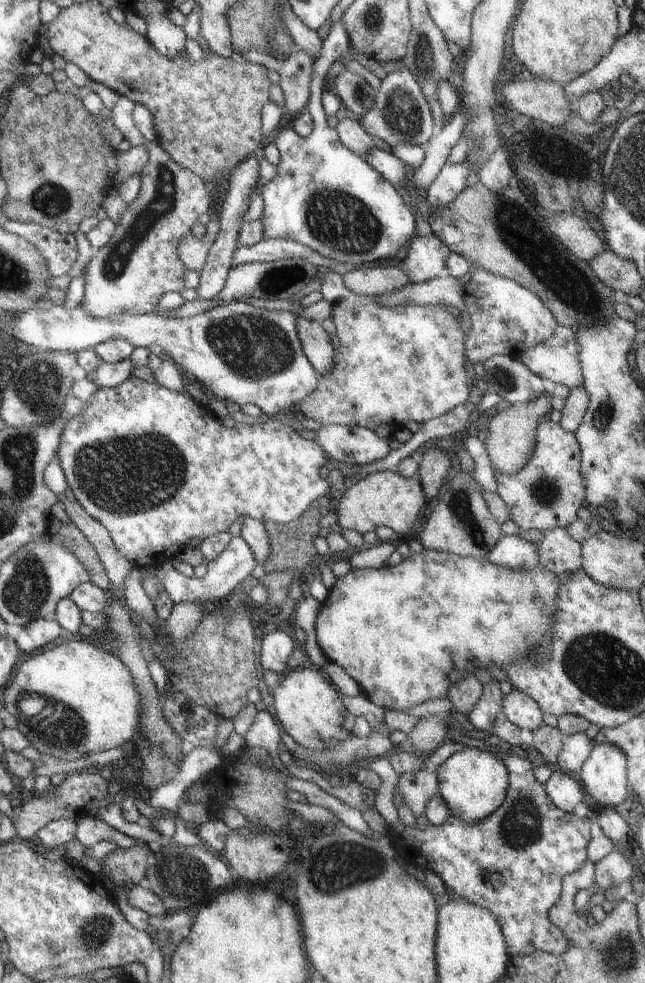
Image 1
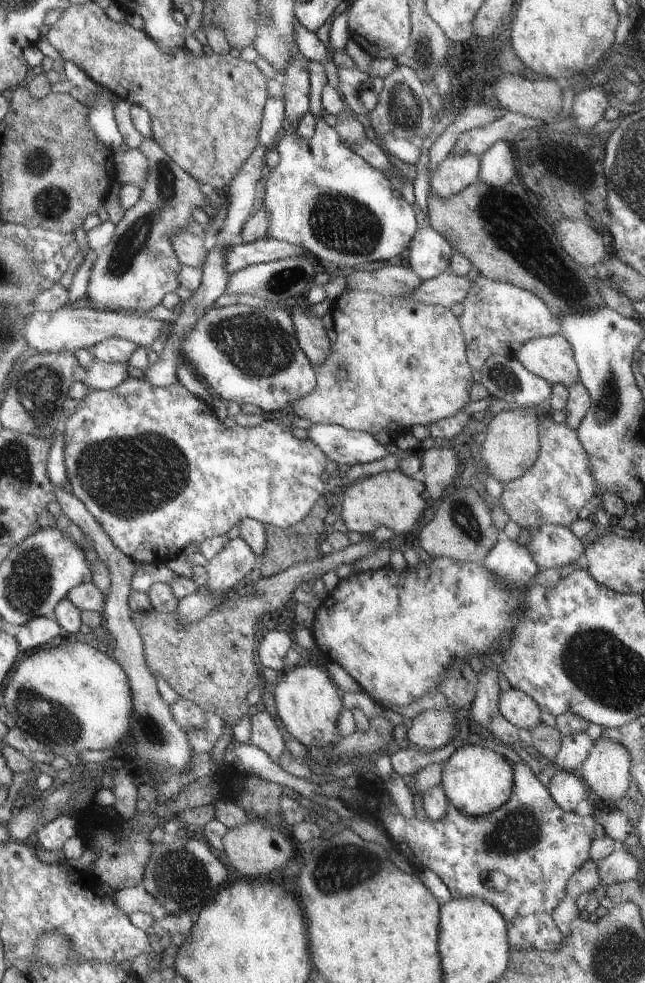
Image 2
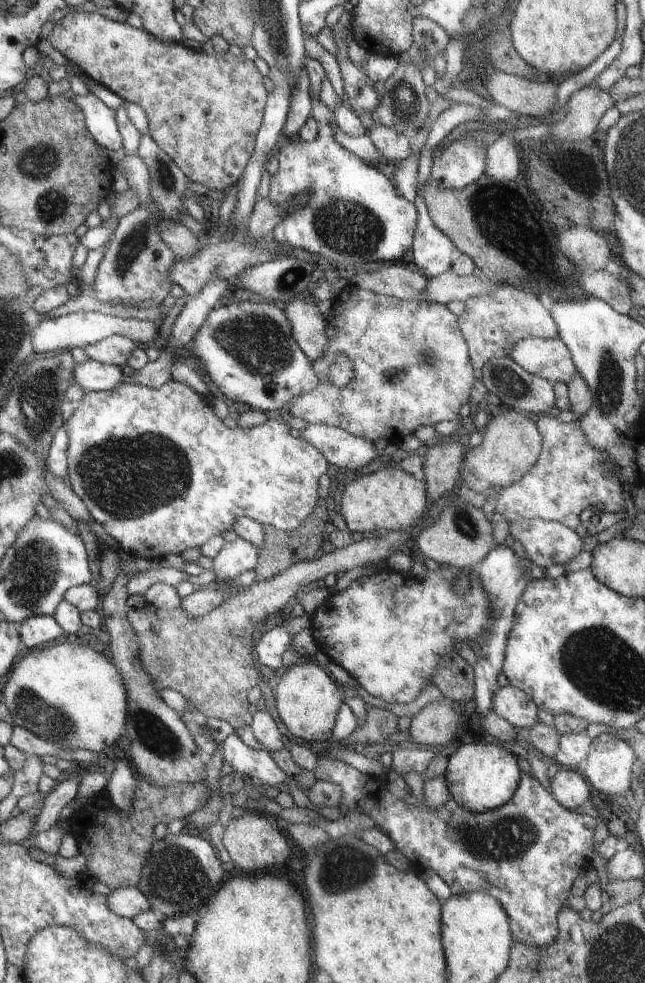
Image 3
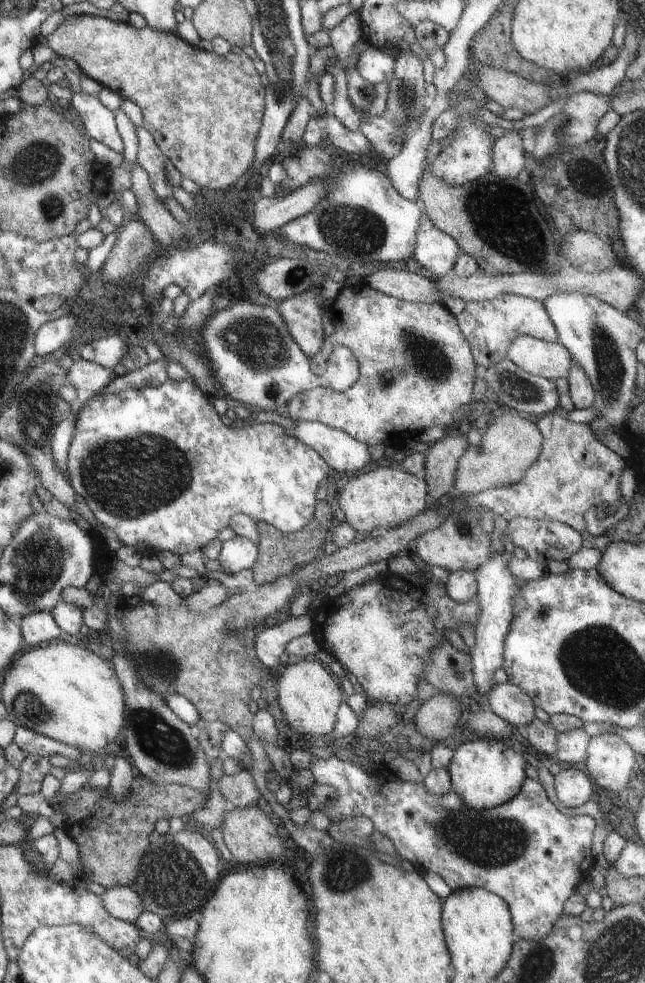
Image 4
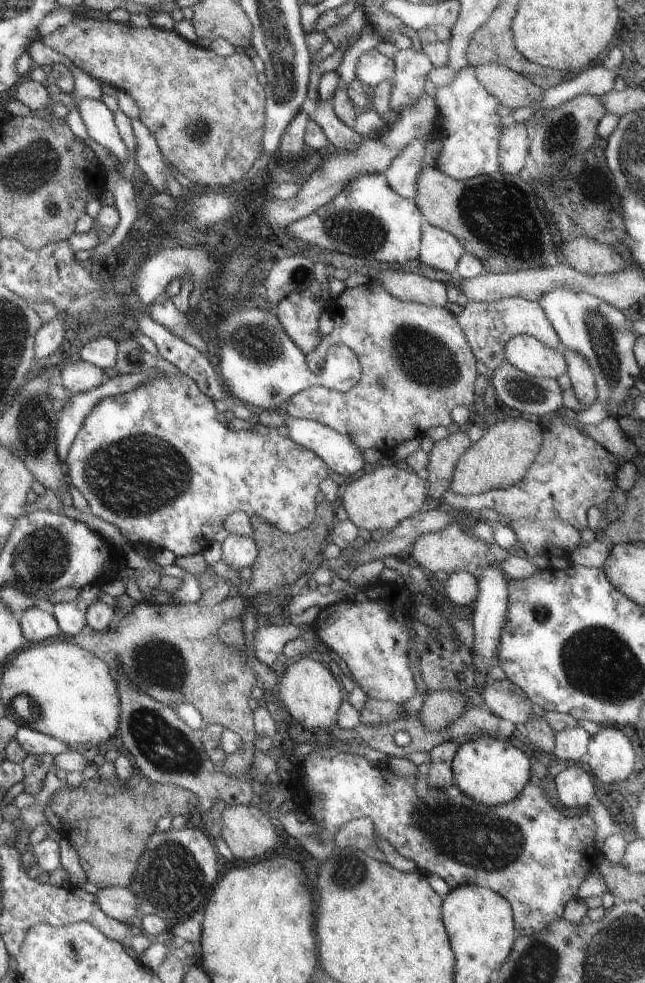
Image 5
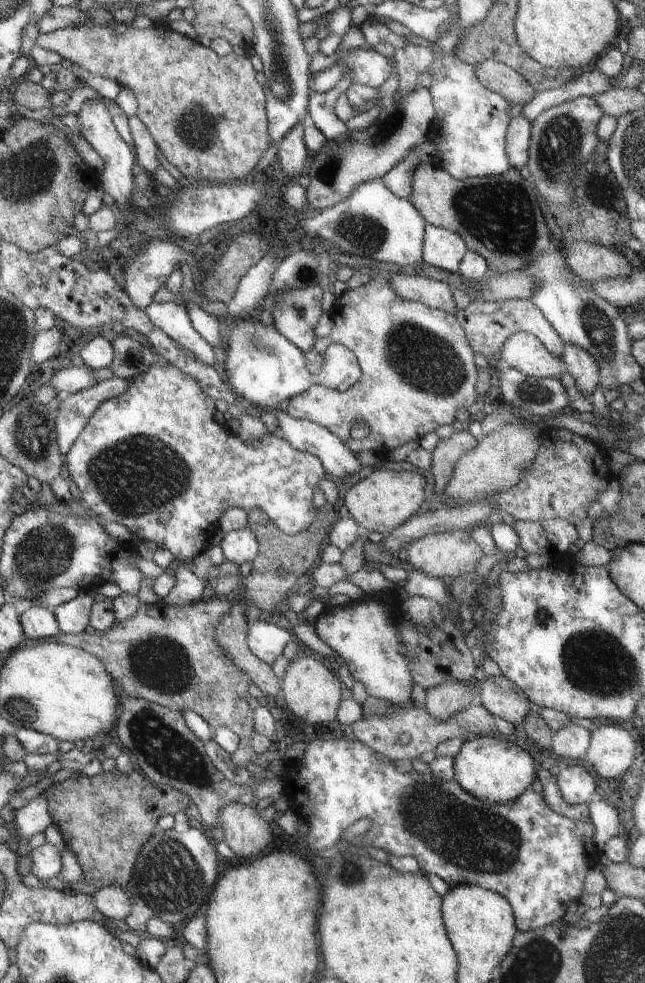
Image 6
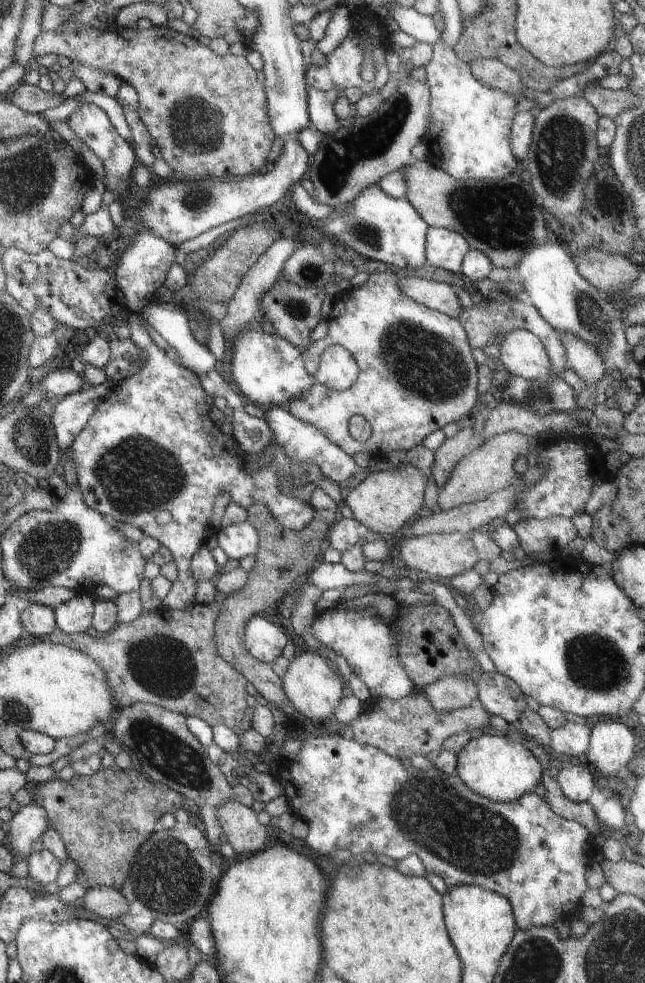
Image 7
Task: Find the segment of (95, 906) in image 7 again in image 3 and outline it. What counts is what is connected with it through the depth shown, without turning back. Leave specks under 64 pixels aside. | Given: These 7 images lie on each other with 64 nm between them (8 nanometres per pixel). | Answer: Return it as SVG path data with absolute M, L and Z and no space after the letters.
M115 888L107 894L107 906L121 918L135 918L141 912L151 910L151 904L139 888Z

